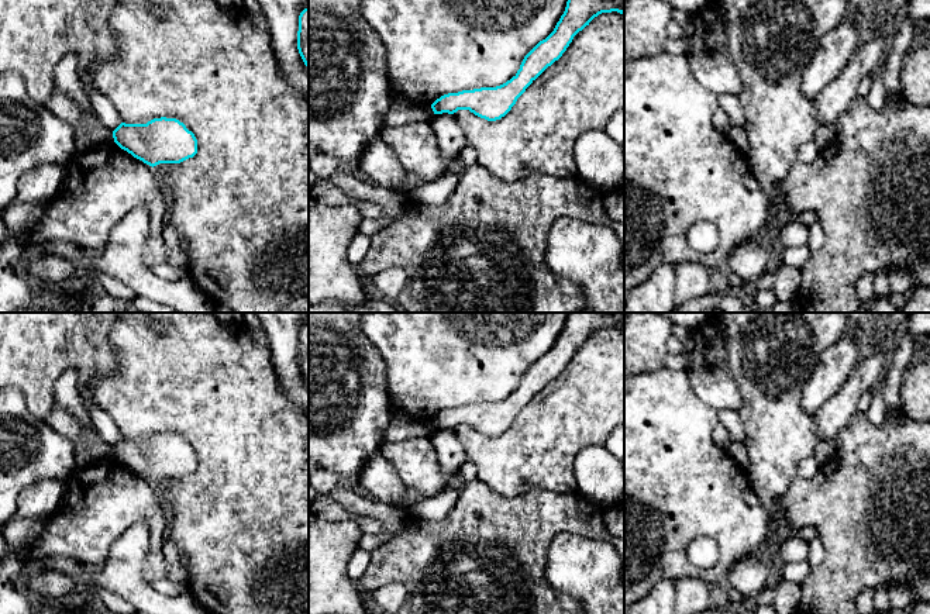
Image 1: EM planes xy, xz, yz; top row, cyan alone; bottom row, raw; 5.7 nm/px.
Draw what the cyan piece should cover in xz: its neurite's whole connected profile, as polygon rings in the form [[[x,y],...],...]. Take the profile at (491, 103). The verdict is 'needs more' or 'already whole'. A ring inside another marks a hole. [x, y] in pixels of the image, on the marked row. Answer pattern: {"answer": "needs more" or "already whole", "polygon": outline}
{"answer": "already whole", "polygon": [[[568,0],[554,31],[540,41],[523,59],[517,73],[496,87],[448,93],[437,99],[434,114],[469,110],[488,121],[504,117],[526,89],[566,51],[574,37],[602,13],[624,13],[624,0]]]}

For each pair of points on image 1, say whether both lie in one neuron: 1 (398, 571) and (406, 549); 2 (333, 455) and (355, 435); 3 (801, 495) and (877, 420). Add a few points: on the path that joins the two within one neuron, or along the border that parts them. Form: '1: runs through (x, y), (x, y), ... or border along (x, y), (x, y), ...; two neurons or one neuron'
1: runs through (398, 565), (406, 555); one neuron
2: runs through (338, 449), (350, 438); one neuron
3: border along (864, 413), (875, 425), (881, 425), (887, 418); two neurons

